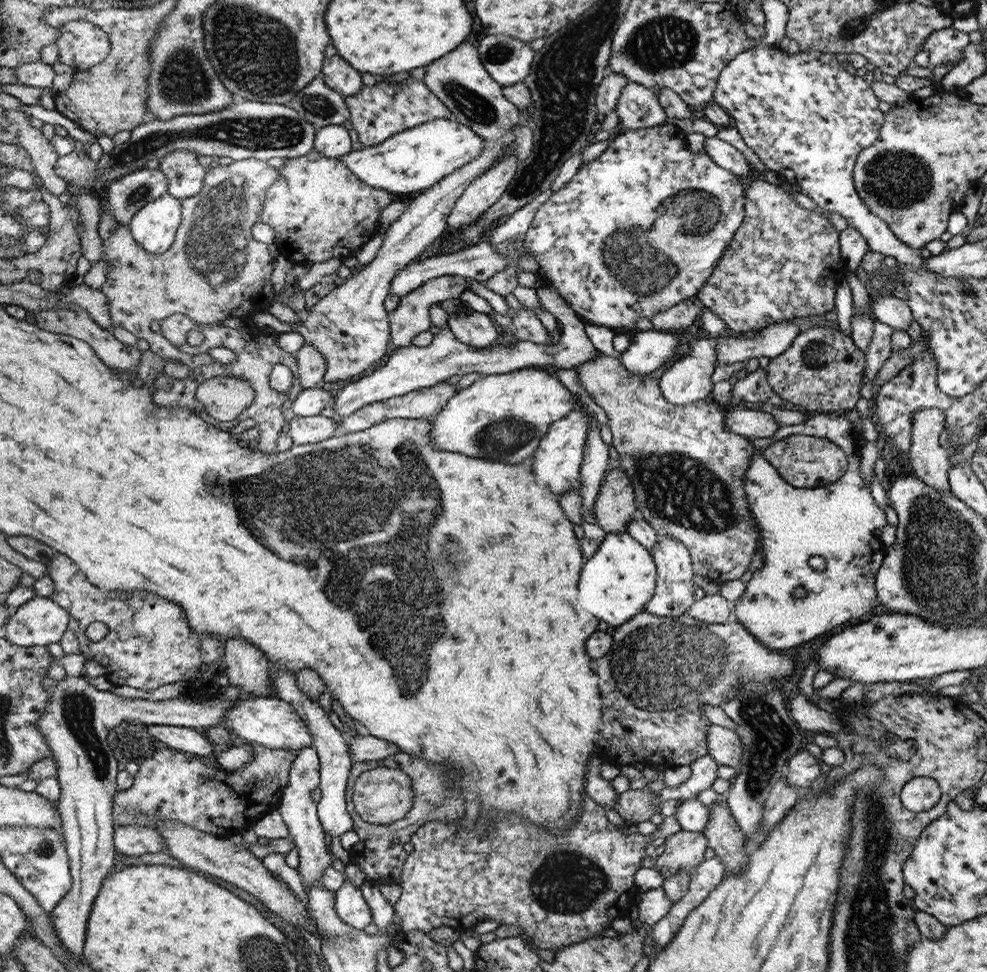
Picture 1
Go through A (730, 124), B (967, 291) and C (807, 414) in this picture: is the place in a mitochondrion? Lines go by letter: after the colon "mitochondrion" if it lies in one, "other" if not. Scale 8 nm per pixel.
A: other
B: mitochondrion
C: other

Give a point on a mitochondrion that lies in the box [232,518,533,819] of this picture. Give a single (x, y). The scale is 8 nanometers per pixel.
(410, 670)

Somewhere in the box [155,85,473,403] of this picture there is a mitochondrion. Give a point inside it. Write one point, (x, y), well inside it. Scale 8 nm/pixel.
(216, 250)

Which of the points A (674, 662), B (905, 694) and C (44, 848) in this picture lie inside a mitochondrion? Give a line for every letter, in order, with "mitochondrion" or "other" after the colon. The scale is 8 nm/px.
A: mitochondrion
B: other
C: mitochondrion

